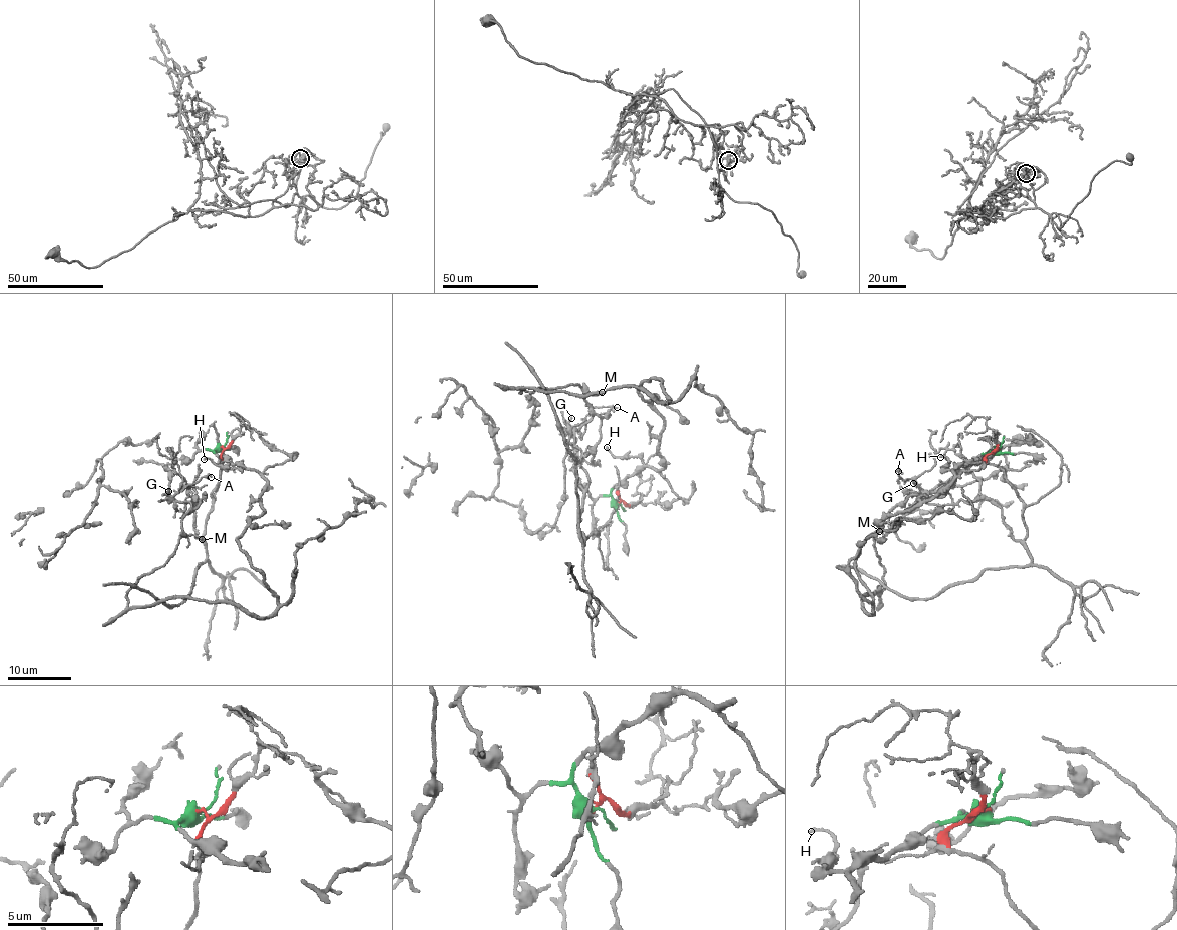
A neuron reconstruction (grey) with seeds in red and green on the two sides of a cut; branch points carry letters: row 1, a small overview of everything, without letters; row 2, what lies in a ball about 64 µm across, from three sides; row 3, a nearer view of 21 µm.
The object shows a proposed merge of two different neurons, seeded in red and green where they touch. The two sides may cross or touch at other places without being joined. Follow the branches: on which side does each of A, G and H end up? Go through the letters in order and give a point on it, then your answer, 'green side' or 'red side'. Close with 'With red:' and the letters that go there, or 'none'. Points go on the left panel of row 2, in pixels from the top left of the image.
A: at (211, 477); red side
G: at (168, 491); red side
H: at (204, 459); green side
With red: A, G

